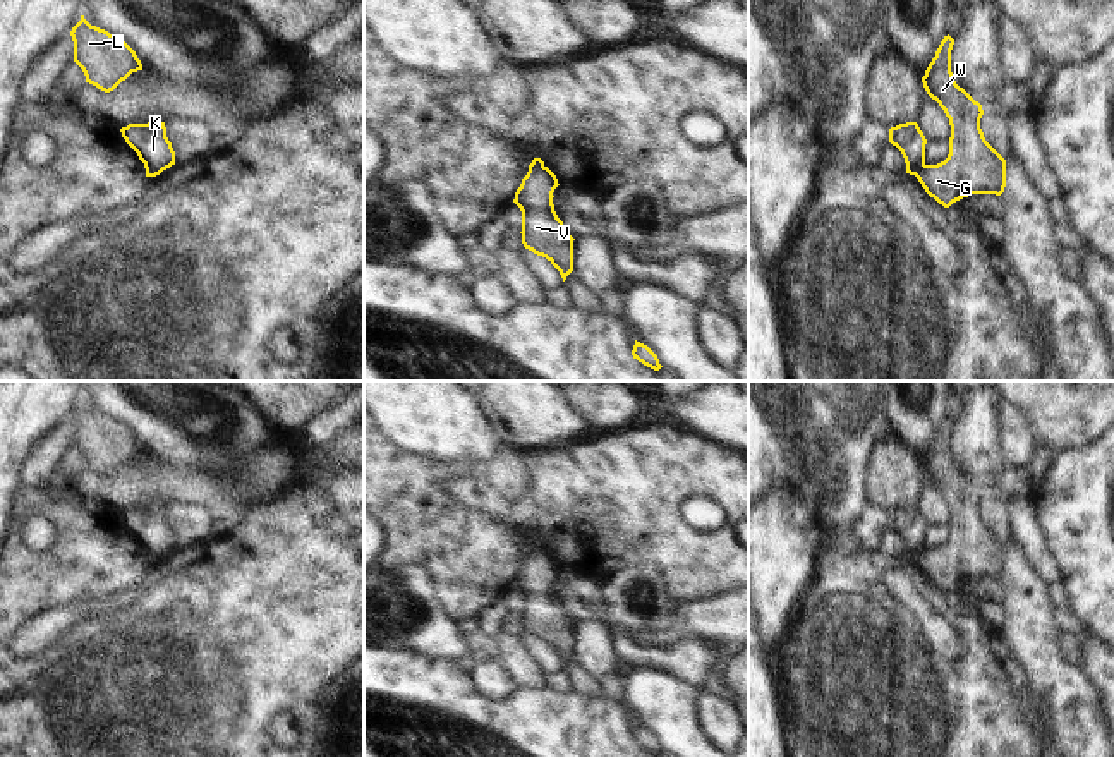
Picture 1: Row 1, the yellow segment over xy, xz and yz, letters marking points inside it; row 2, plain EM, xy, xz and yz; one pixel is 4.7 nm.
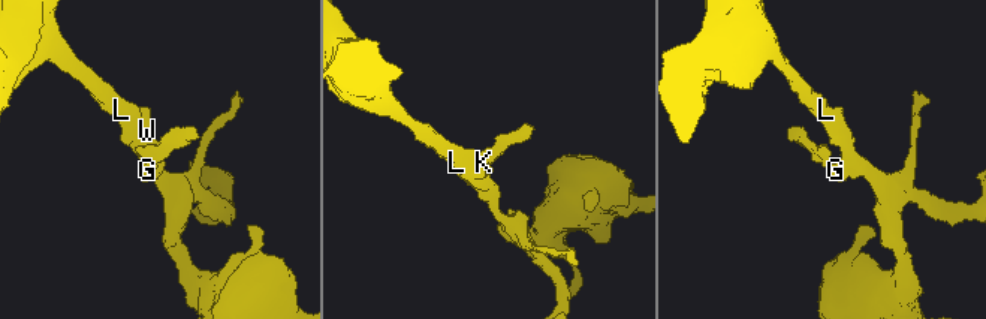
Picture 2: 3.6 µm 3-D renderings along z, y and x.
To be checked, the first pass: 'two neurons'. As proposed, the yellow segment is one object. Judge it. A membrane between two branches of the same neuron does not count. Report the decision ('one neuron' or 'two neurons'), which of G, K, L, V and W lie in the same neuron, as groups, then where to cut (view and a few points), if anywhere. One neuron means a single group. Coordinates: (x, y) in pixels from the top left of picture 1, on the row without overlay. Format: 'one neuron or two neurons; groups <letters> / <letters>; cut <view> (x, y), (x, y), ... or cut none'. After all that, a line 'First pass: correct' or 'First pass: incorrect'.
two neurons; groups G L V W / K; cut yz (924, 548), (914, 558)
First pass: correct

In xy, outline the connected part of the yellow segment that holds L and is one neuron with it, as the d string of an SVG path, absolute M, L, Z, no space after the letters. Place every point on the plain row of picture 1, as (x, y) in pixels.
M84 400L70 415L74 446L82 453L86 467L110 477L132 457L142 455L136 436L120 422L91 410Z

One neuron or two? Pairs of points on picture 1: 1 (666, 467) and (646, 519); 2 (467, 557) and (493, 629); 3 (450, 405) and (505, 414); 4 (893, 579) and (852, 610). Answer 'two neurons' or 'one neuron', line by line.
1: one neuron
2: two neurons
3: two neurons
4: one neuron

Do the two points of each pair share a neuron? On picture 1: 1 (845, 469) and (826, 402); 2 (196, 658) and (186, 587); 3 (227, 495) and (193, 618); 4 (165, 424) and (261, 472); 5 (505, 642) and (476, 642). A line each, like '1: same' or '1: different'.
1: same
2: same
3: different
4: different
5: different

